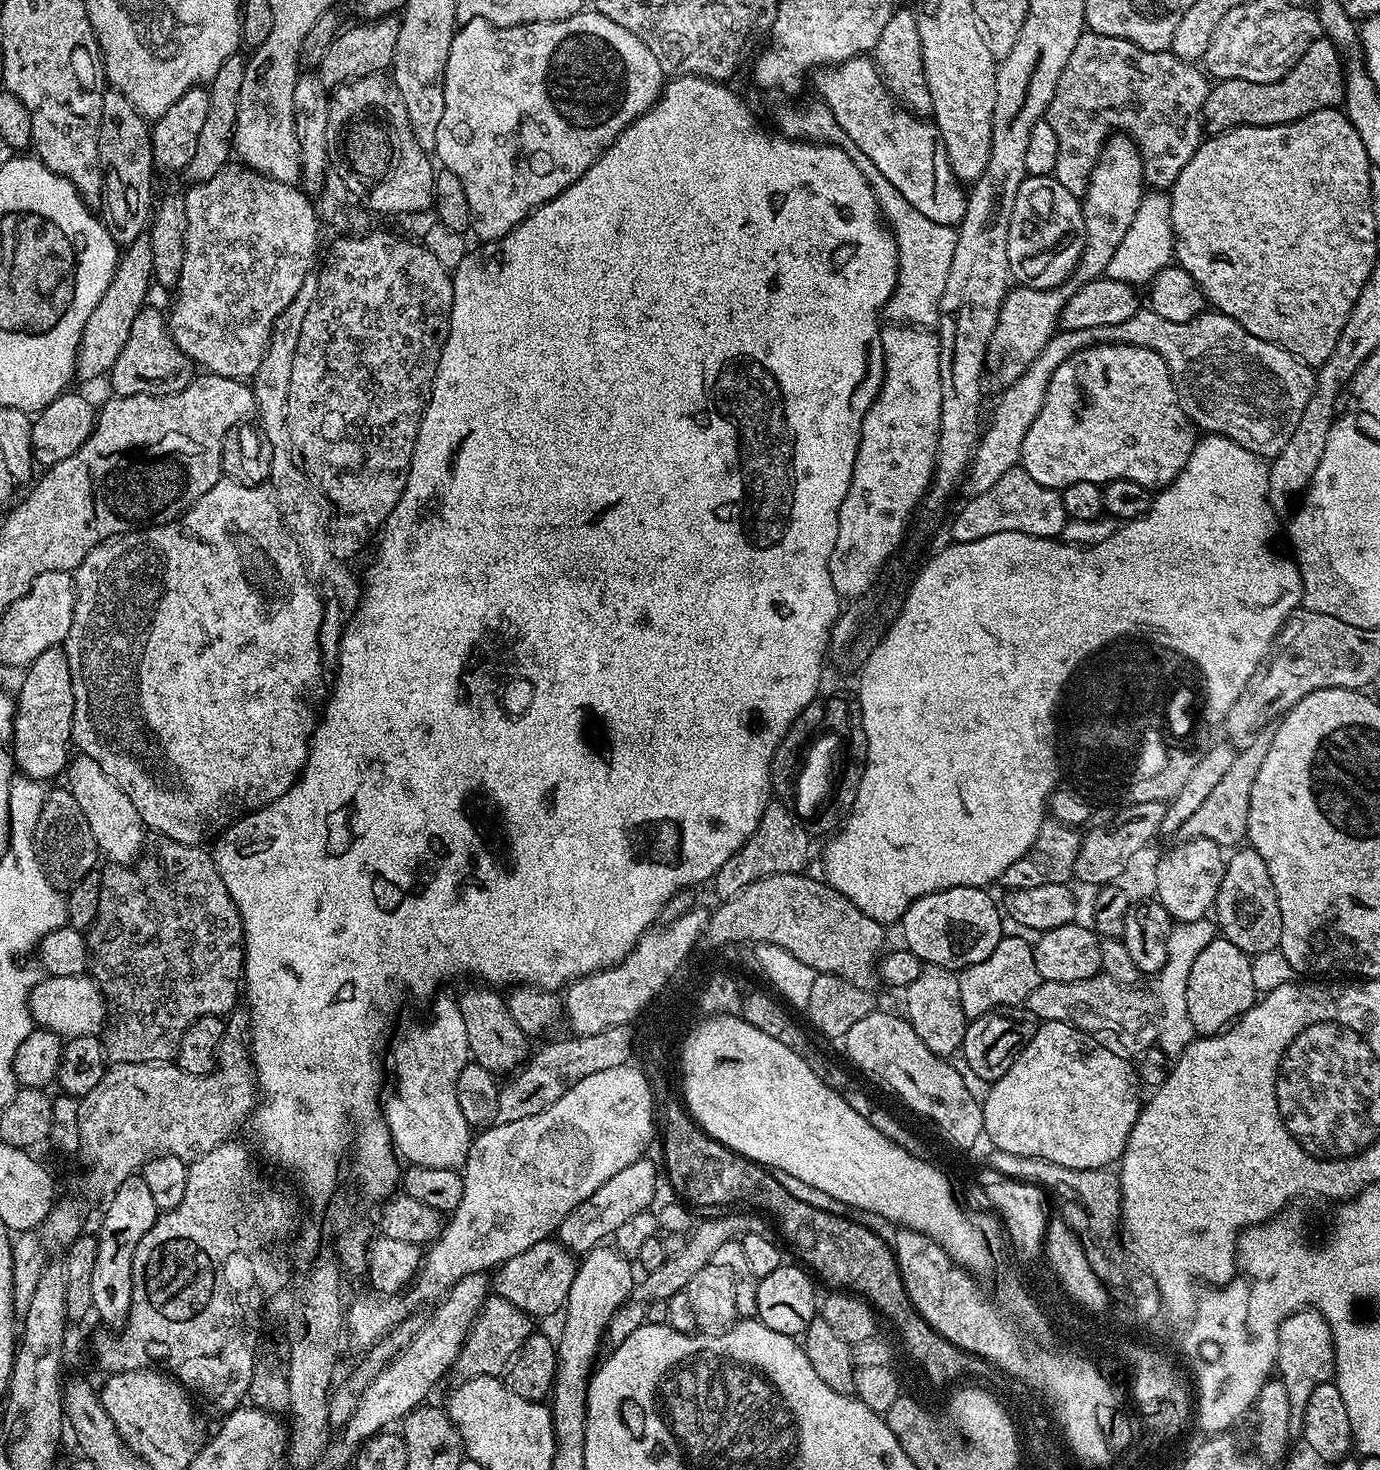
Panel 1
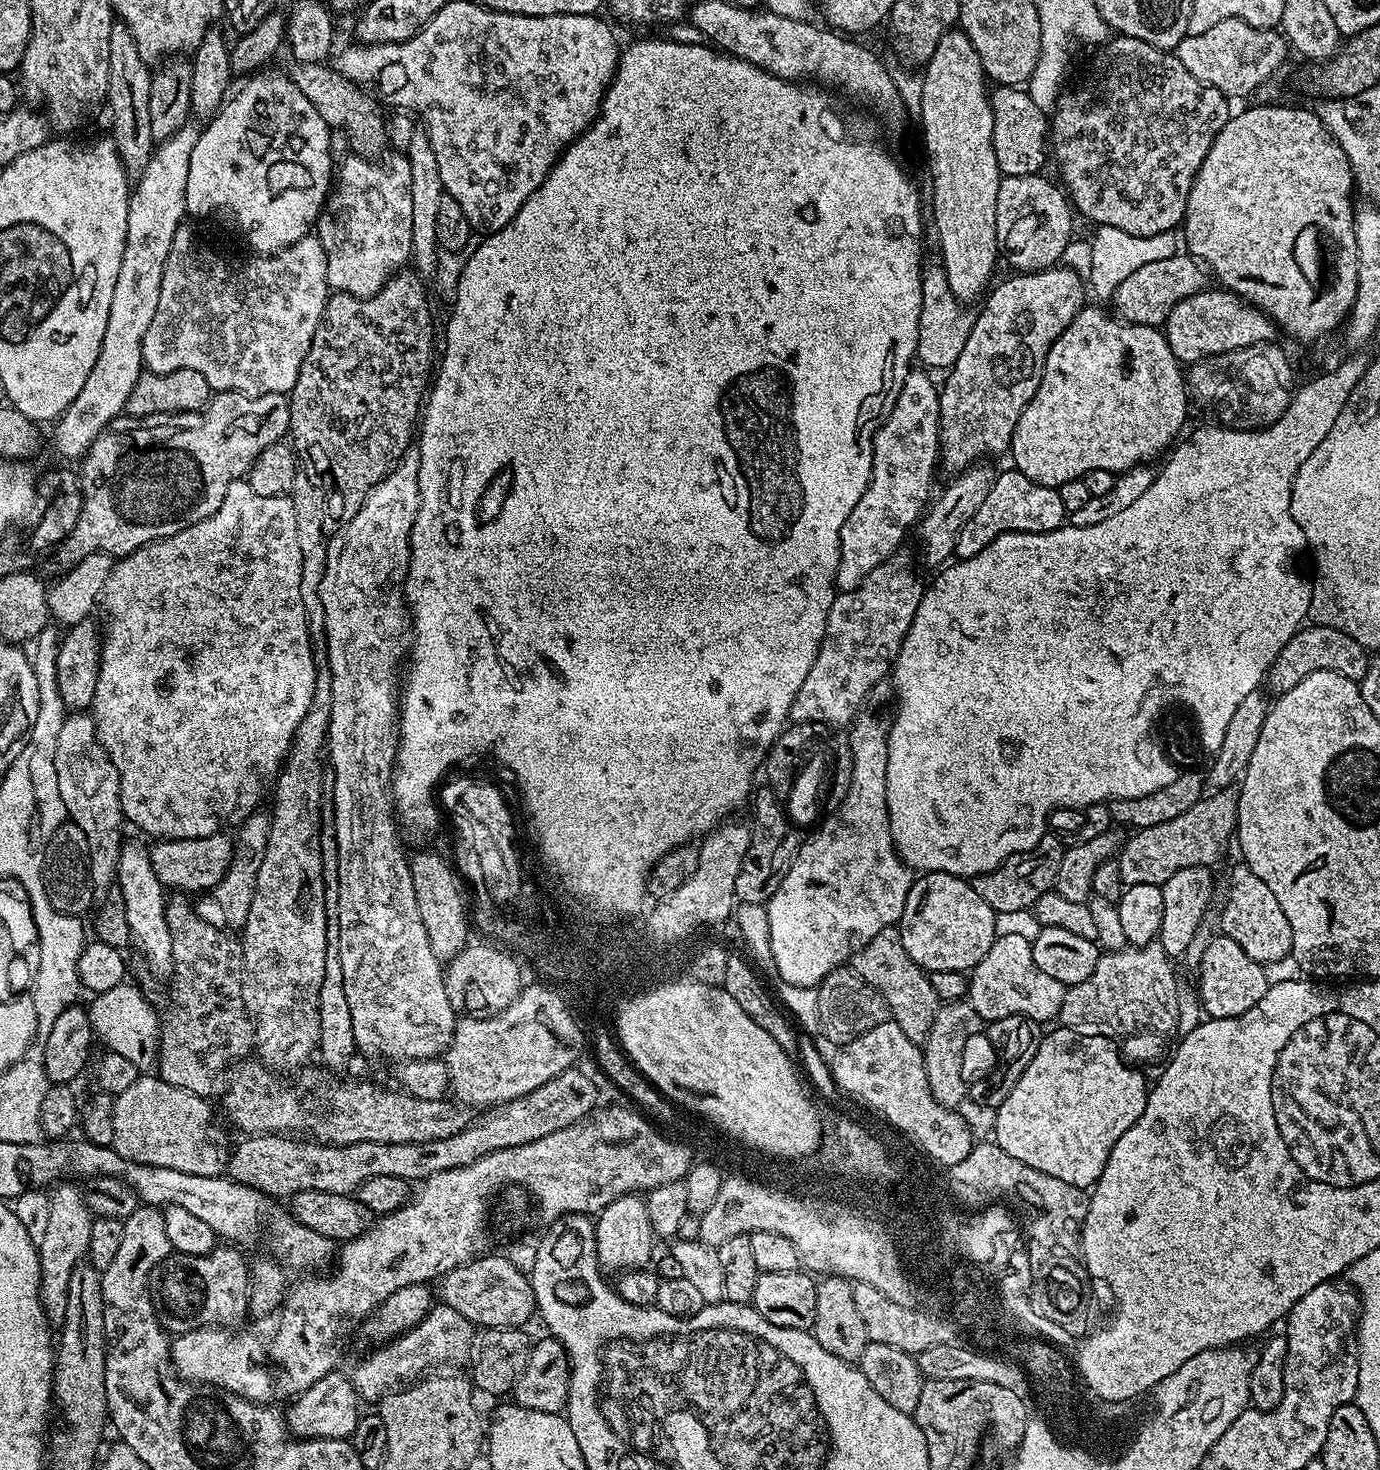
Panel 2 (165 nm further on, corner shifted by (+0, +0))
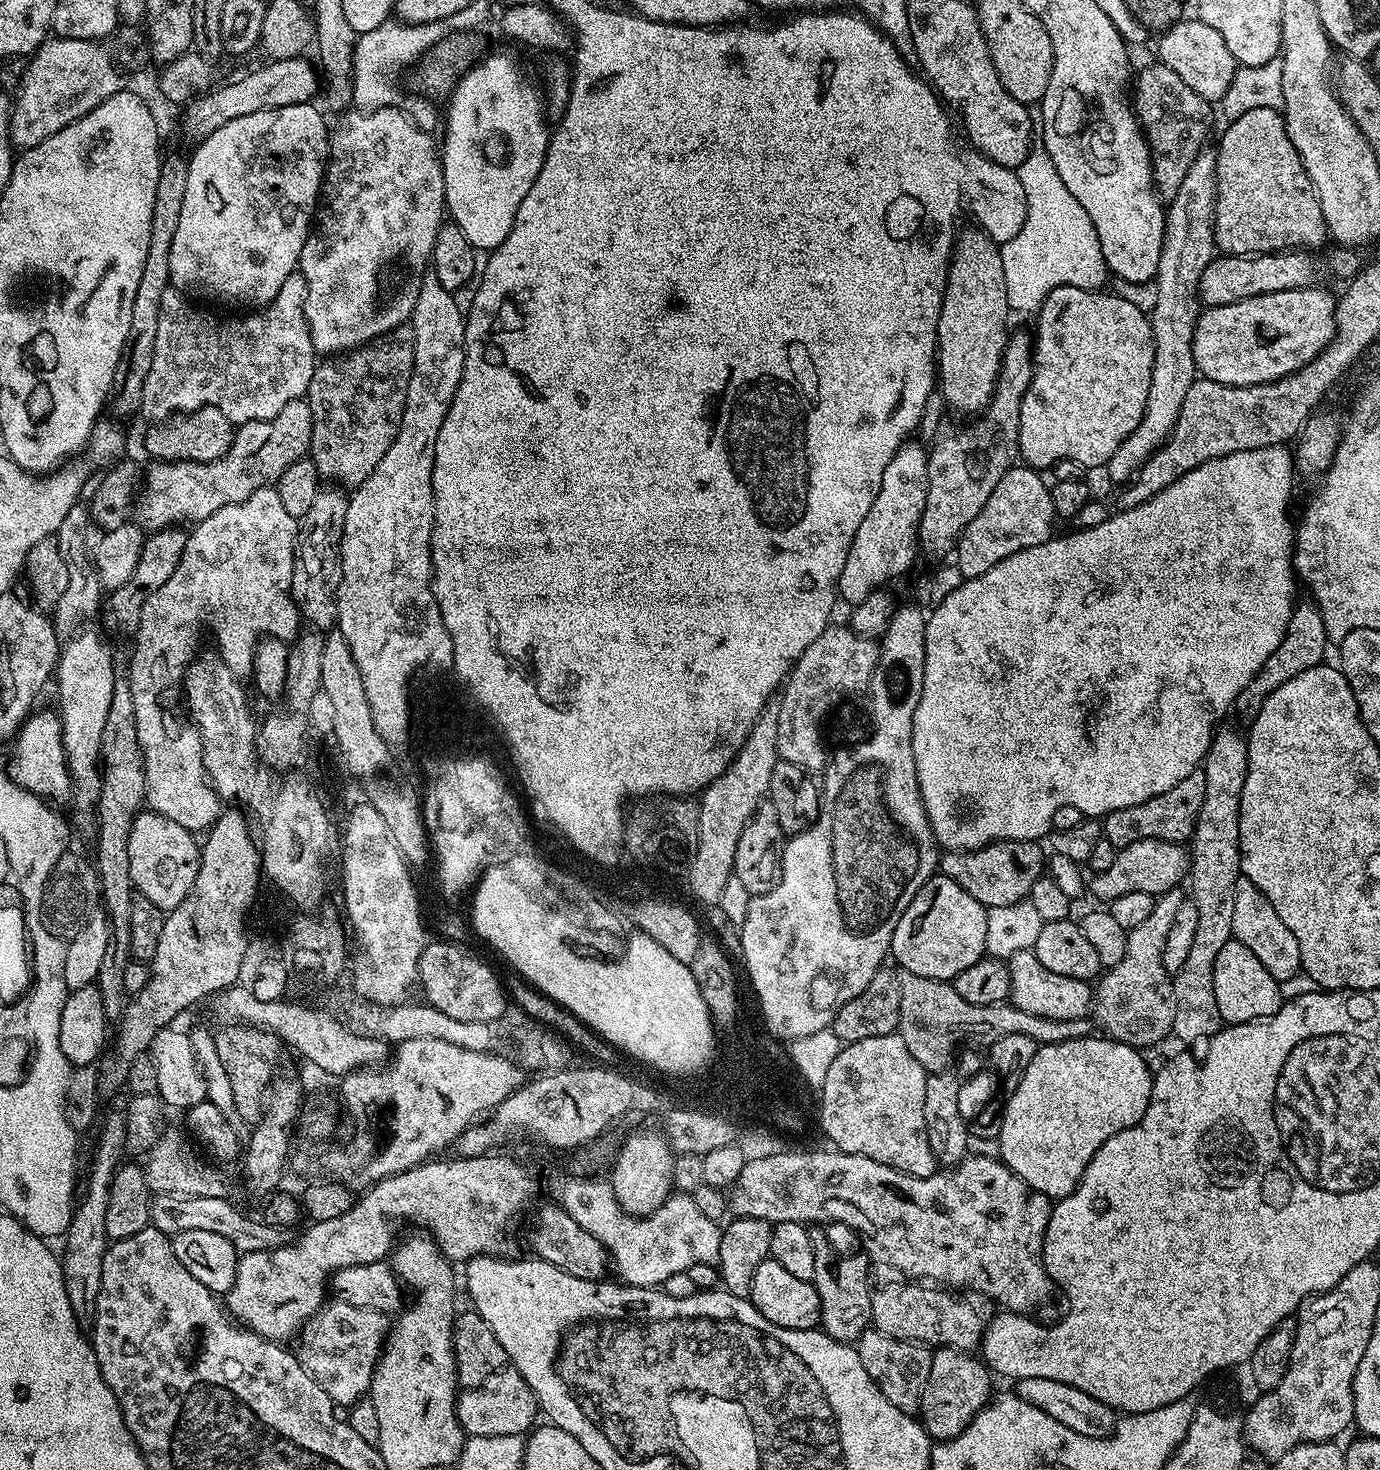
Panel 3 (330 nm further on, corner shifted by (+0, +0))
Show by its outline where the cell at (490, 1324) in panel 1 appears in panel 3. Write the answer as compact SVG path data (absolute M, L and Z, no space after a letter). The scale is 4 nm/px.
M343 1302L329 1303L299 1333L300 1364L326 1390L333 1405L353 1406L369 1395L376 1362L386 1348L390 1320L385 1313L362 1310Z

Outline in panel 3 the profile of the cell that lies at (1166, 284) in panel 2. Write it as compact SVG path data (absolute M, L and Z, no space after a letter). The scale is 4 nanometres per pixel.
M1333 247L1328 260L1312 250L1285 250L1282 252L1258 252L1255 254L1220 254L1212 259L1210 266L1202 270L1198 299L1204 308L1230 306L1246 298L1262 294L1274 294L1278 290L1313 287L1323 276L1337 276L1347 282L1360 273L1361 253L1355 248Z

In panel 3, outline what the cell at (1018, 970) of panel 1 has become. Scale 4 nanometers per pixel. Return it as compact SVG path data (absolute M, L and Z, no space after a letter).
M1032 950L1013 951L1006 963L1012 991L1010 1002L1018 1010L1054 1020L1079 1020L1089 1015L1094 1003L1094 988L1089 981L1066 978L1062 974L1054 974L1054 970L1046 970Z

